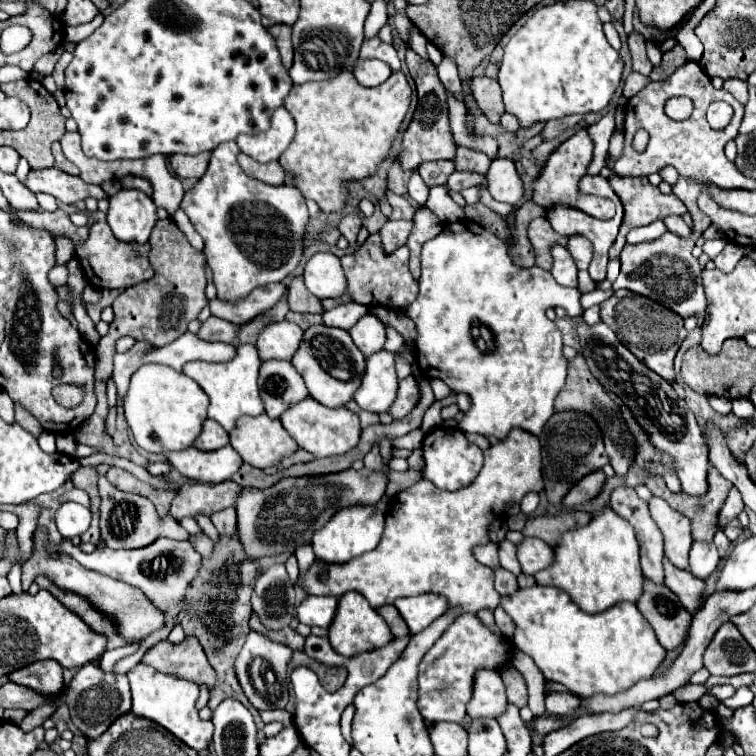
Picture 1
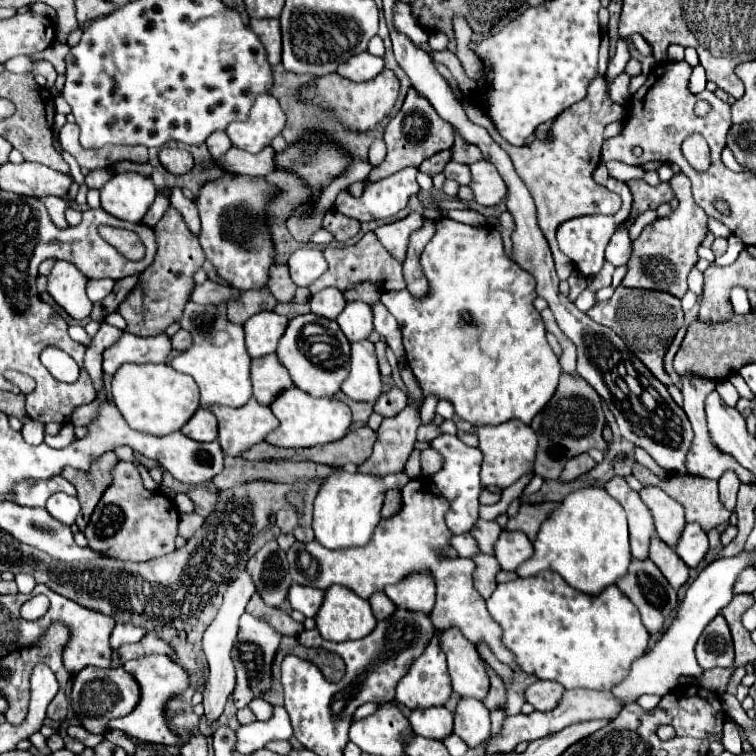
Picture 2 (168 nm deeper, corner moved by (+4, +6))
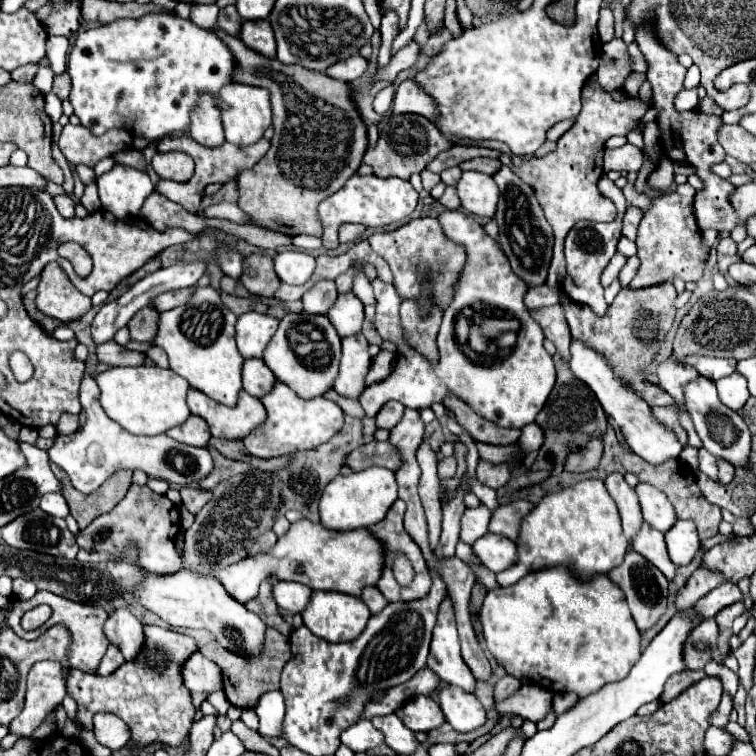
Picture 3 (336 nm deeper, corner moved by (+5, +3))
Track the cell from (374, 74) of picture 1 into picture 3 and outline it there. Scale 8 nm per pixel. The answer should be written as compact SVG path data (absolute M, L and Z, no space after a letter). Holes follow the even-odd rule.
M352 55L346 61L338 61L336 65L328 67L326 75L340 79L340 81L346 81L346 83L352 83L358 77L362 77L366 73L366 69L368 69L368 61L362 55Z

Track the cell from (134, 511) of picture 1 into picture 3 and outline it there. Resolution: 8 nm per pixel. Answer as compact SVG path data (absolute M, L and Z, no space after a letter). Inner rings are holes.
M132 483L126 497L116 505L116 509L112 509L112 513L96 517L86 529L78 531L76 541L86 551L106 551L110 555L124 555L128 545L136 545L138 563L144 569L152 573L168 573L176 571L180 565L180 557L174 549L174 541L180 529L178 509L166 495L158 495L148 487Z

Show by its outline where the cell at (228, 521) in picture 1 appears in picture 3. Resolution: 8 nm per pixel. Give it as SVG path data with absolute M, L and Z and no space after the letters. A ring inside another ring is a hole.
M182 487L180 495L182 495L182 505L194 515L212 499L212 491L204 491L200 487Z

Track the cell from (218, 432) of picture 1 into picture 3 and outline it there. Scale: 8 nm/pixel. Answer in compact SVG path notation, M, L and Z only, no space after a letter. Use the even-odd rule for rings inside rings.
M190 415L182 425L172 427L168 431L168 437L186 445L194 445L194 447L208 447L208 441L212 435L210 435L208 423L202 417Z

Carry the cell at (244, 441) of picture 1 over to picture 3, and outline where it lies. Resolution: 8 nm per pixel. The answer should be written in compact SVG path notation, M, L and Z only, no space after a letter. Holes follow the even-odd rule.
M190 389L188 407L192 415L198 415L208 423L210 433L216 439L244 439L248 433L252 433L252 429L264 425L268 417L262 401L248 395L246 391L240 393L236 407L226 407L208 395Z

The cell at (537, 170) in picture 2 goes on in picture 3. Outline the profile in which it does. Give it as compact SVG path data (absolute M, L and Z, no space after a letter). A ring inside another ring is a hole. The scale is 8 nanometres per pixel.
M590 81L582 89L582 111L578 113L574 125L558 139L558 147L538 159L530 159L522 165L514 165L510 155L502 153L500 161L508 165L522 181L526 181L534 193L538 203L548 217L548 223L554 229L554 255L550 263L550 273L546 285L560 287L564 279L564 237L574 227L576 221L614 221L616 207L598 191L598 179L604 173L602 169L602 155L604 155L604 141L612 135L626 135L648 111L642 99L626 99L614 101L610 93L606 93L598 81Z

